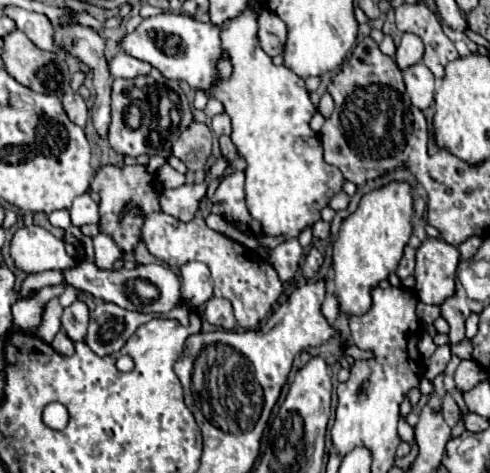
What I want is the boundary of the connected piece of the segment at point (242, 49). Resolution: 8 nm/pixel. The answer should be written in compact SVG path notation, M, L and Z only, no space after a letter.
M246 8L238 20L228 20L220 30L220 50L232 62L232 74L228 80L212 80L208 94L222 102L224 112L232 120L232 144L238 154L246 160L246 206L254 220L262 224L262 238L258 244L264 248L276 248L278 244L298 238L304 228L314 226L320 220L320 210L328 206L330 198L342 190L344 176L336 166L330 166L322 158L320 134L310 128L310 118L316 112L310 102L310 92L300 76L290 72L286 66L272 64L270 56L258 46L258 24L256 14Z

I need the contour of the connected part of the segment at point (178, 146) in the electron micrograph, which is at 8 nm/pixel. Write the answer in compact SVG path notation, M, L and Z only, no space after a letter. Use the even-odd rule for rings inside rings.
M192 122L174 142L172 154L186 164L188 172L202 170L212 154L210 128L202 122Z

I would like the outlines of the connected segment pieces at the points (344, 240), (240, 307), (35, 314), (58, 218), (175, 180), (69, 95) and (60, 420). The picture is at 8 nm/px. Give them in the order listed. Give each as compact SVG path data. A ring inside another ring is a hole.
M392 182L388 186L382 186L370 194L366 194L356 208L354 214L350 214L340 228L340 234L334 242L334 294L340 304L340 312L348 316L362 316L372 306L372 290L388 278L398 268L398 262L402 258L402 250L412 234L412 190L406 182Z
M164 212L146 214L142 224L142 242L152 256L170 268L180 268L192 260L206 264L214 280L214 296L222 296L232 302L234 318L246 330L256 330L282 294L282 282L272 264L260 258L254 250L230 240L220 232L210 230L200 212L190 222L182 222Z
M62 282L58 286L46 286L40 292L32 294L28 298L16 300L12 304L12 322L14 322L14 326L18 326L22 330L36 330L42 322L42 314L44 314L46 304L52 298L58 298L64 290L66 290L66 284Z
M54 210L48 218L50 218L50 224L52 224L52 226L58 226L58 228L62 228L62 230L66 230L66 228L70 226L69 210Z
M164 164L158 172L156 172L156 178L160 180L162 188L178 188L186 182L184 174L178 174L170 164Z
M66 92L66 96L62 96L62 106L64 106L68 118L74 124L84 128L84 124L88 120L88 110L86 110L86 104L84 104L82 96L78 92Z
M48 404L44 408L44 420L46 424L60 424L64 428L68 424L68 410L62 404Z

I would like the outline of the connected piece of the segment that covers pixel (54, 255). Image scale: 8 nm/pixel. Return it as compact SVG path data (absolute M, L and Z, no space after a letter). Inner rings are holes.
M40 226L18 228L10 240L10 256L14 266L26 274L76 266L76 260L66 254L62 240Z

